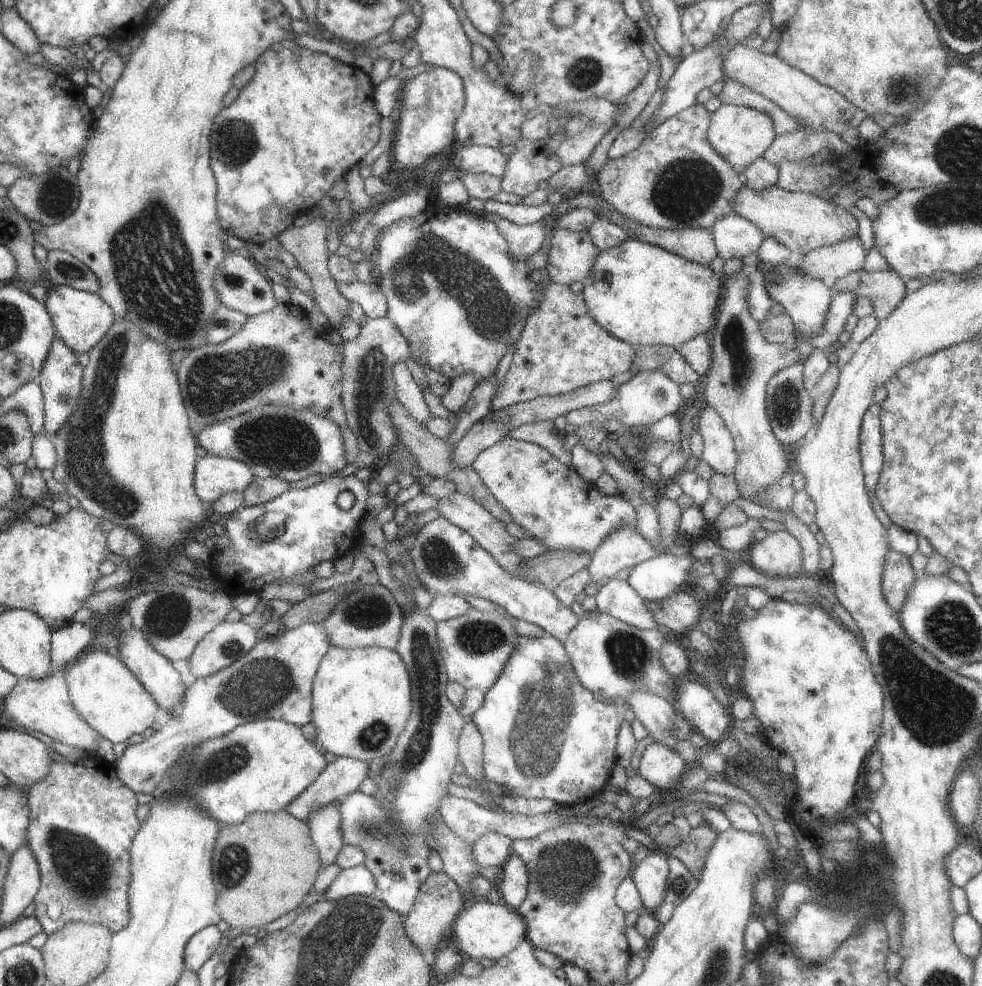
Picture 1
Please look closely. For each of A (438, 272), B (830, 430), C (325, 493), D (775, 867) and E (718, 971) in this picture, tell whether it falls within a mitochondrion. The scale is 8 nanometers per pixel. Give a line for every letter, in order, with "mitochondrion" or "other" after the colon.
A: mitochondrion
B: other
C: other
D: other
E: mitochondrion

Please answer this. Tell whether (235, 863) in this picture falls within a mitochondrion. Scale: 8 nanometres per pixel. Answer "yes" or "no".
yes

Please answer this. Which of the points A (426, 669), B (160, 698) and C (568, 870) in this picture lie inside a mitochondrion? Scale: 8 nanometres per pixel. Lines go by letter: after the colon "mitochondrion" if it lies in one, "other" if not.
A: mitochondrion
B: other
C: mitochondrion

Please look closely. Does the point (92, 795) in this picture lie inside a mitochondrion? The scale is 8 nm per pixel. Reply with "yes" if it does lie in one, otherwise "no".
no

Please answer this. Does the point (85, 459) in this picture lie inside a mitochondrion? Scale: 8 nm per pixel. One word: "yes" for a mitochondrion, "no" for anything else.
yes

